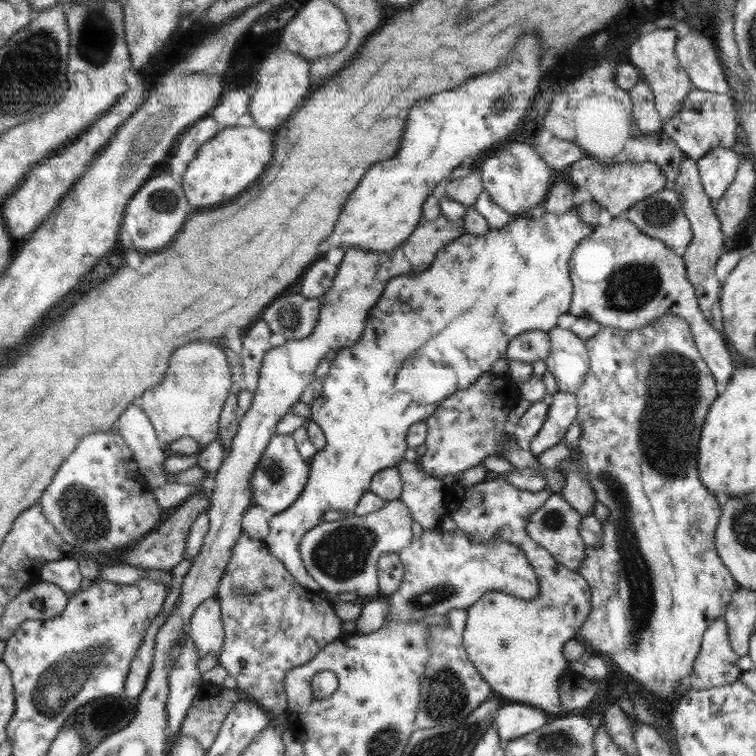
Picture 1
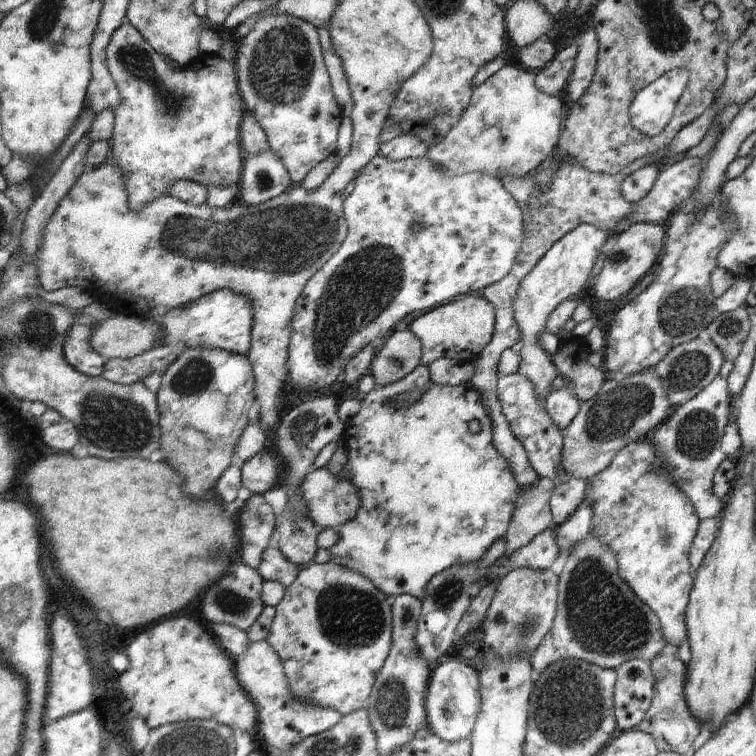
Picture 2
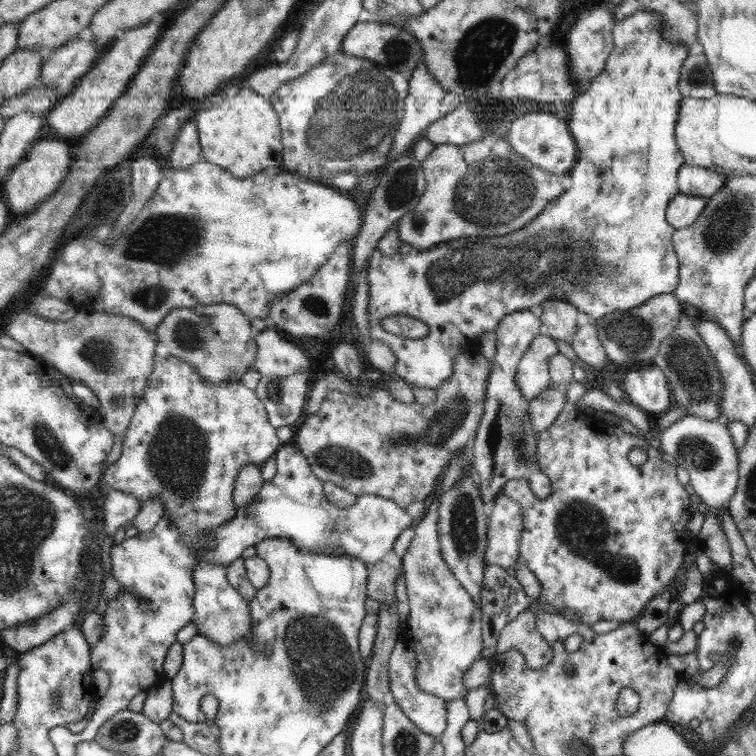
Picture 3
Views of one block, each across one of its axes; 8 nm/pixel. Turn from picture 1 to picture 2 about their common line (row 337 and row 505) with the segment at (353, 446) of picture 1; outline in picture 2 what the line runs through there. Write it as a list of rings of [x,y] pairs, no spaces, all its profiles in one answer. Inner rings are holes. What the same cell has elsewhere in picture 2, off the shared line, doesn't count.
[[[418,365],[408,376],[402,380],[384,386],[384,388],[376,388],[368,394],[362,396],[362,406],[359,412],[346,420],[345,431],[342,434],[341,441],[348,447],[348,461],[346,467],[349,474],[346,480],[350,480],[360,496],[360,508],[356,512],[356,516],[340,526],[336,526],[336,534],[340,536],[338,542],[329,549],[332,562],[338,566],[344,566],[362,574],[366,578],[387,595],[398,596],[407,594],[423,600],[426,592],[426,584],[430,582],[433,576],[444,572],[446,568],[450,568],[456,564],[468,564],[468,562],[476,562],[486,554],[486,551],[496,540],[500,540],[505,536],[508,524],[512,520],[514,514],[514,502],[520,498],[522,487],[516,482],[512,468],[508,464],[508,460],[494,448],[492,444],[492,422],[490,416],[486,414],[485,404],[479,401],[478,391],[470,385],[462,386],[442,386],[432,382],[431,374],[427,370],[427,366]],[[476,420],[481,428],[478,433],[471,433],[468,426],[471,421]]]

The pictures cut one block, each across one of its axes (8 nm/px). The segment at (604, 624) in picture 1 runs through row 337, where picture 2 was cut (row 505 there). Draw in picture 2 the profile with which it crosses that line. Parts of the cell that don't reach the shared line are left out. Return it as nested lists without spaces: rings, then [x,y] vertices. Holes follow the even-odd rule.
[[[647,436],[634,442],[628,442],[620,448],[610,460],[608,466],[586,479],[585,498],[592,506],[592,527],[590,536],[600,538],[604,548],[611,548],[616,555],[618,574],[622,580],[645,602],[658,617],[662,636],[669,645],[669,651],[674,651],[686,640],[686,607],[689,594],[694,584],[694,572],[690,568],[689,550],[696,536],[700,519],[688,500],[688,496],[676,488],[674,480],[666,470],[658,470],[658,452],[652,444],[652,438]]]

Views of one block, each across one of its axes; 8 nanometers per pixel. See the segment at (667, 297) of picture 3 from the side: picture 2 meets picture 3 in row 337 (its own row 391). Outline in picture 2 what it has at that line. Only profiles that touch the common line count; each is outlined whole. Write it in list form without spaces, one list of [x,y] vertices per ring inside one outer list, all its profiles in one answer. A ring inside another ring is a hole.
[[[653,370],[608,379],[596,396],[581,403],[578,414],[563,430],[560,468],[582,480],[602,472],[620,448],[649,436],[673,409],[666,398],[666,390],[662,388],[662,380]]]

